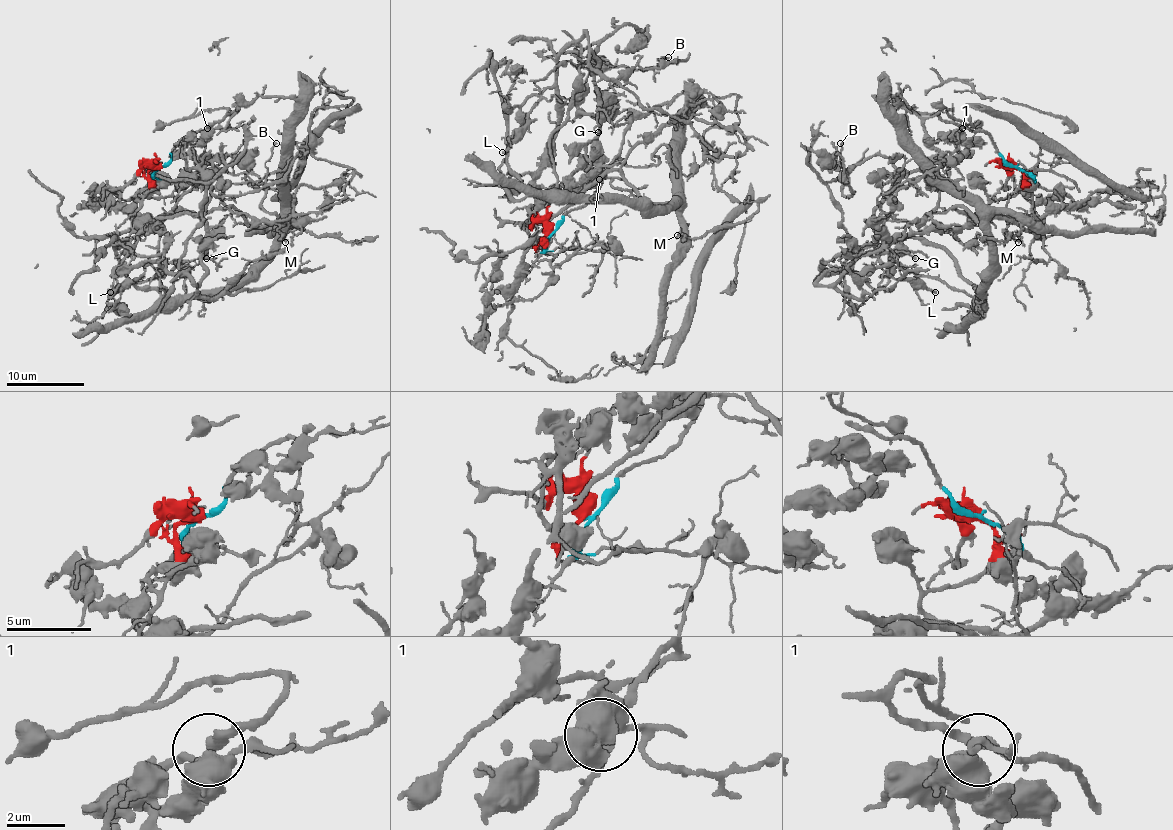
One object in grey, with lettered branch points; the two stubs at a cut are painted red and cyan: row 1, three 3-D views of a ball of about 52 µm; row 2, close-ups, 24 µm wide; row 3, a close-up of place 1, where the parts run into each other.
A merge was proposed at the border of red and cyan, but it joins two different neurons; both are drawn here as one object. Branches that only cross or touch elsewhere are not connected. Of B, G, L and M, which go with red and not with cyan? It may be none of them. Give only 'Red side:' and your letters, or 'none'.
Red side: B, G, L

